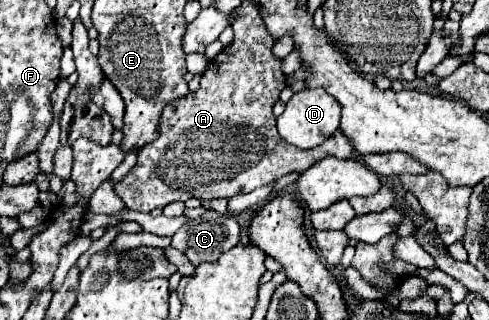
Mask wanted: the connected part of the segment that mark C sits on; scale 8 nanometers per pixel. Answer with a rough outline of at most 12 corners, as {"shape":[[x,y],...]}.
{"shape":[[205,211],[171,237],[193,265],[239,243],[233,215]]}

